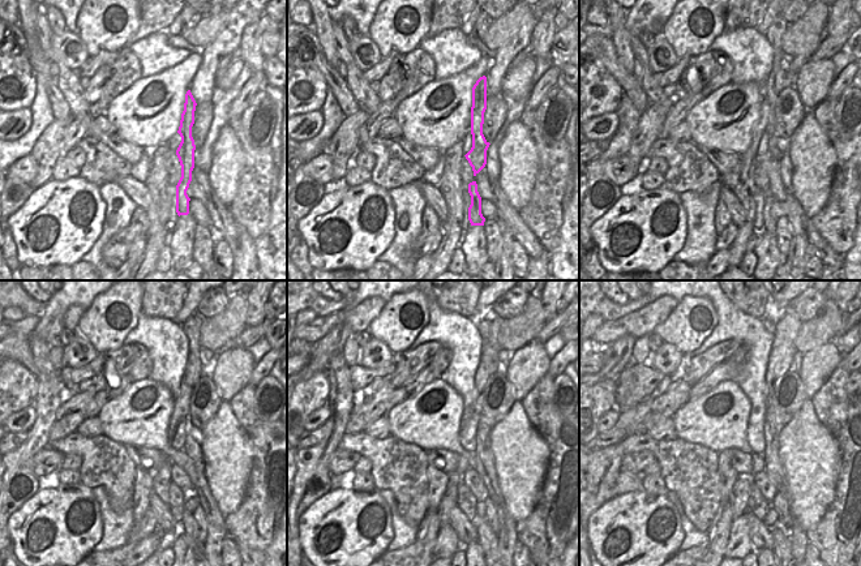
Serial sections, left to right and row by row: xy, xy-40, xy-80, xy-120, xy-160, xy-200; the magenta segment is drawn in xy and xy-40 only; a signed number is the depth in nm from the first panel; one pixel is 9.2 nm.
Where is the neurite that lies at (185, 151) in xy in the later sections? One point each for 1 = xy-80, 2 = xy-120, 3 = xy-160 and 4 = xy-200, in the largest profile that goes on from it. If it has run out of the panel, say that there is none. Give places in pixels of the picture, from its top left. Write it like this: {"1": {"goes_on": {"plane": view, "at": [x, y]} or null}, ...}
{"1": {"goes_on": {"plane": "xy-80", "at": [775, 82]}}, "2": {"goes_on": {"plane": "xy-120", "at": [193, 368]}}, "3": {"goes_on": {"plane": "xy-160", "at": [488, 361]}}, "4": {"goes_on": {"plane": "xy-200", "at": [783, 350]}}}

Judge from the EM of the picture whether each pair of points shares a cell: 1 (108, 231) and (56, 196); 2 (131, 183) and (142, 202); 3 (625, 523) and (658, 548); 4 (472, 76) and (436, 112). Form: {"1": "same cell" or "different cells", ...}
{"1": "different cells", "2": "same cell", "3": "same cell", "4": "same cell"}

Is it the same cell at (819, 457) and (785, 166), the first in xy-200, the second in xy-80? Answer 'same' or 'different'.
different

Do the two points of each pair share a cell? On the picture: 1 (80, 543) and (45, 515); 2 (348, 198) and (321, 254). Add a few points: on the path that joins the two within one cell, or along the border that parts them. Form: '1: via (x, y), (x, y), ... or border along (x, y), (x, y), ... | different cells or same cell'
1: via (71, 535), (54, 521) | same cell
2: via (351, 217), (352, 235), (347, 247), (339, 252) | same cell

